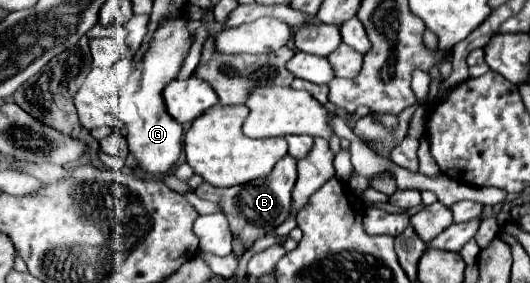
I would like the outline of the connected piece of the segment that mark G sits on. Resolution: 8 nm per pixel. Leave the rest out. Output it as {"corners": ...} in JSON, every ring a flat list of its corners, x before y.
{"corners":[[178,17,162,23,154,31,154,41,150,43,144,59,136,65,124,91,120,93,120,119,126,125,128,149,138,161,138,167,148,175,166,175,174,169,182,151,182,125,176,123,164,109,162,89,174,79,180,69,188,49,190,33,186,29,186,17]]}

